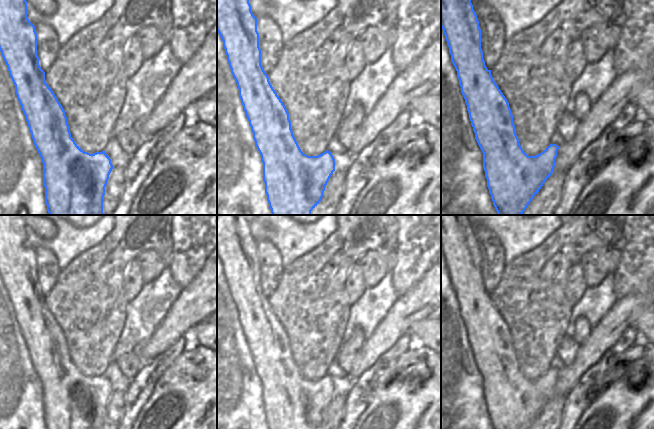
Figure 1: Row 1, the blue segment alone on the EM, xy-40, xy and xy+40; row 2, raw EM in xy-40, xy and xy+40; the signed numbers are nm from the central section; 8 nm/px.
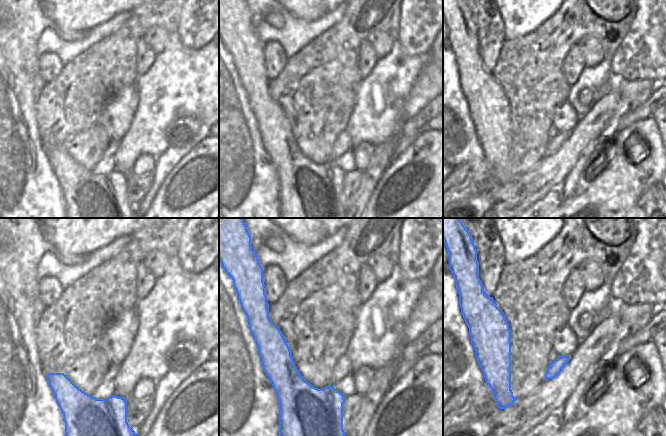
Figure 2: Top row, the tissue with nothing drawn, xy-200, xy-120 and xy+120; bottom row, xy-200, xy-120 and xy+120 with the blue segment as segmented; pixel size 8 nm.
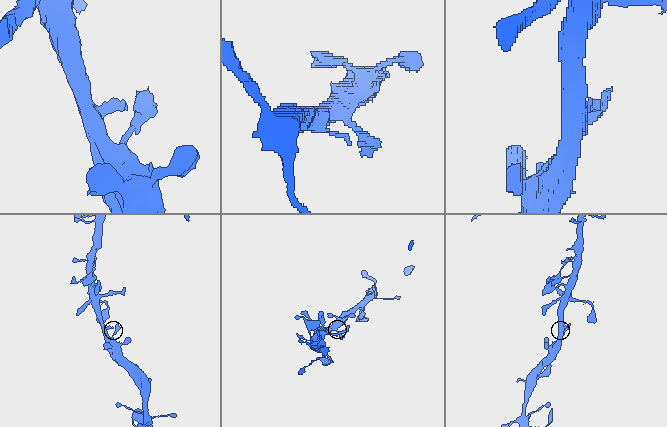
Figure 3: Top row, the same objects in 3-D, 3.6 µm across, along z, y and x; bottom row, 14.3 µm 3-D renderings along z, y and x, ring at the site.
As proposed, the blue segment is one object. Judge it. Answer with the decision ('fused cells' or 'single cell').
single cell

